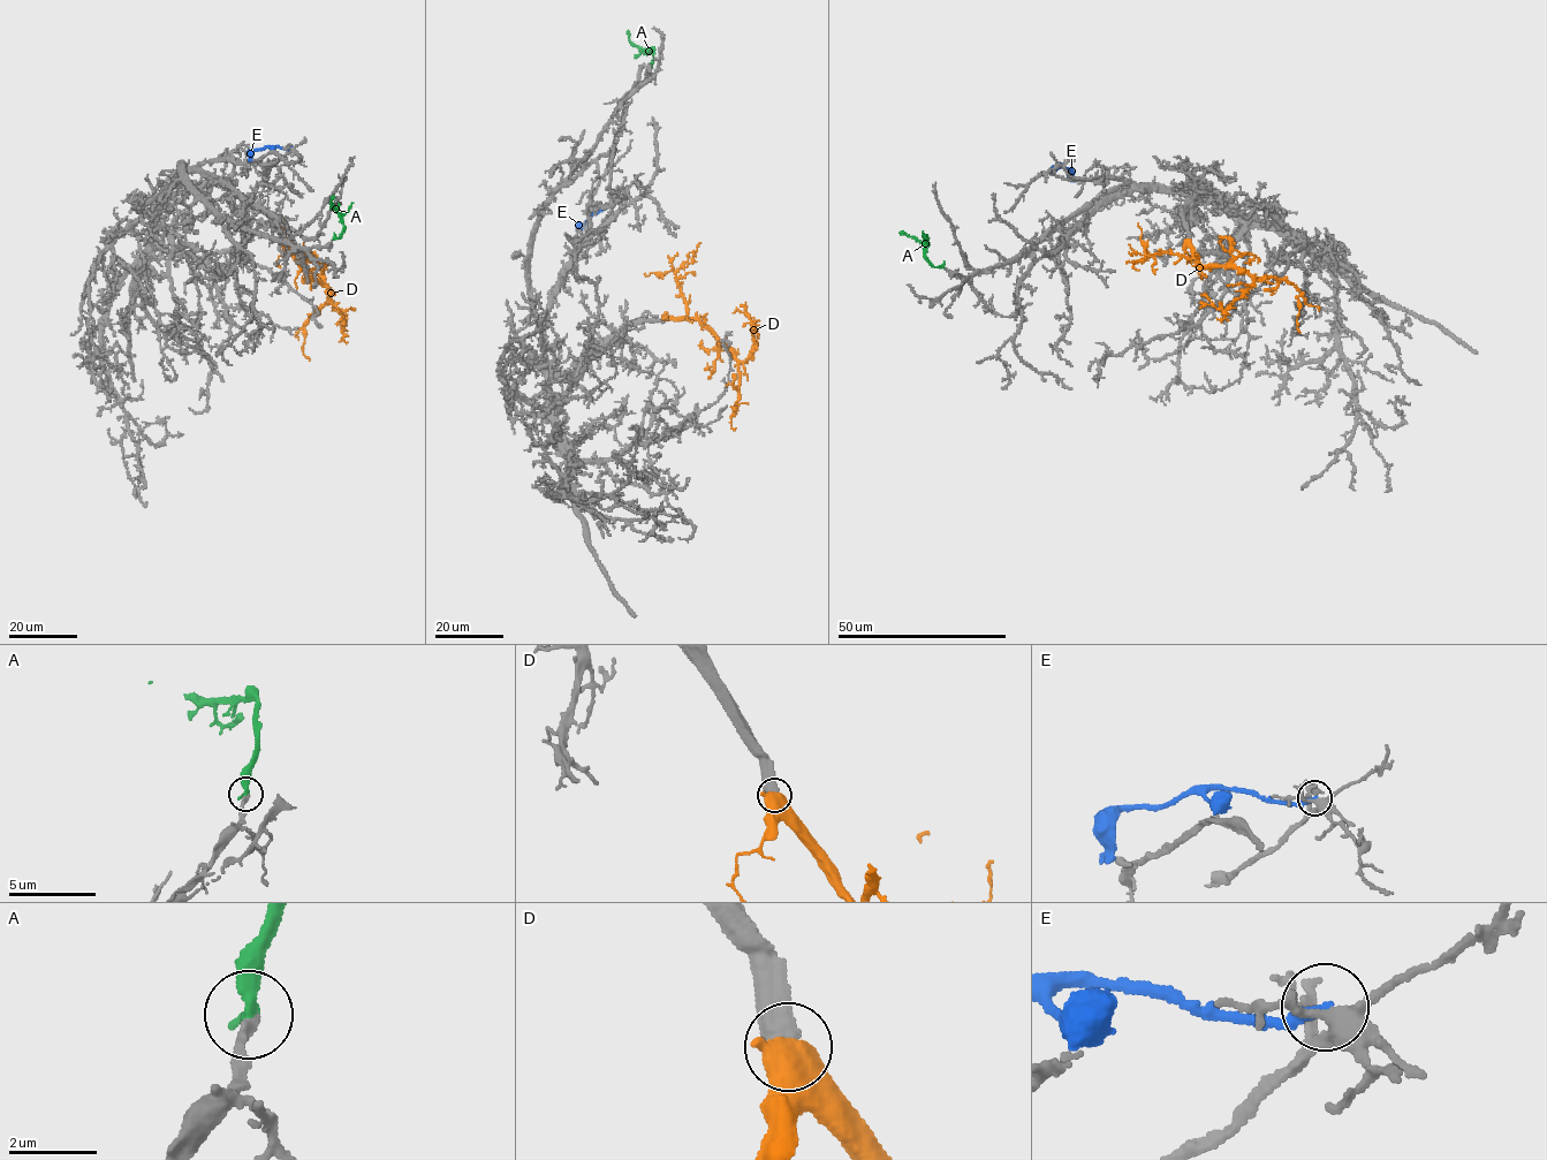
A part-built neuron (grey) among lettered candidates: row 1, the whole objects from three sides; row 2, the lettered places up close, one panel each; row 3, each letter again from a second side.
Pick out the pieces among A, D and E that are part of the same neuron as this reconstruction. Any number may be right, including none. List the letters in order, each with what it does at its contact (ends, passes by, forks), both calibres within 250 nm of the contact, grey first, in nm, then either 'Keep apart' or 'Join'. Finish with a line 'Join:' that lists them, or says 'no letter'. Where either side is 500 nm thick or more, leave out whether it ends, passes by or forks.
A: It passes by. Thickness 260 nm (grey) against 280 nm. Join
D: Thickness 650 nm (grey) against 600 nm. Keep apart
E: It ends there. Thickness 360 nm (grey) against 240 nm. Keep apart
Join: A

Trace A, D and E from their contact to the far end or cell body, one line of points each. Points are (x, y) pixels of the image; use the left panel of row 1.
A: (333, 239), (339, 237), (343, 228), (340, 215), (331, 202), (334, 196)
D: (285, 244), (310, 277), (328, 288), (330, 300), (304, 325), (303, 354), (309, 359)
E: (290, 148), (253, 150), (249, 161)

